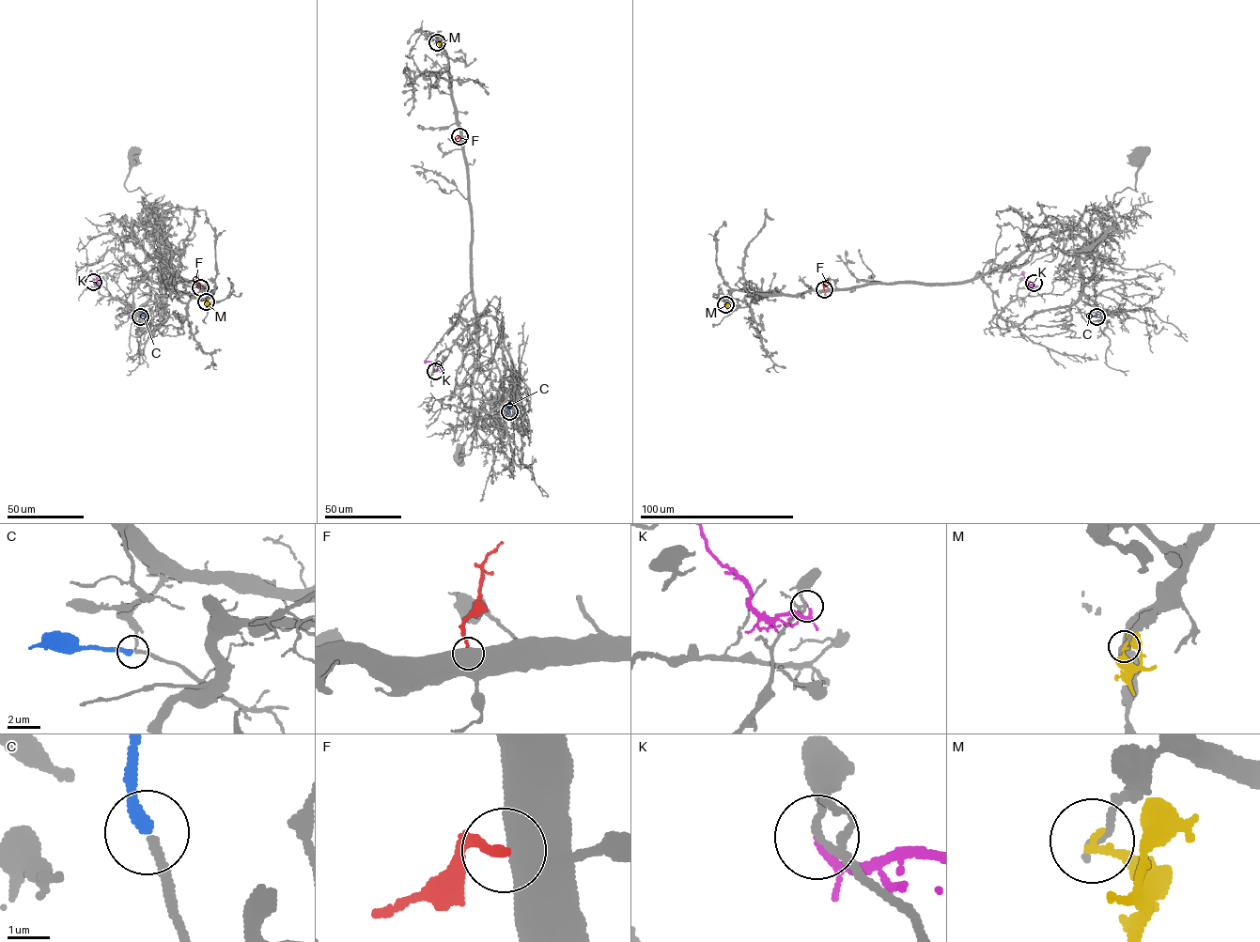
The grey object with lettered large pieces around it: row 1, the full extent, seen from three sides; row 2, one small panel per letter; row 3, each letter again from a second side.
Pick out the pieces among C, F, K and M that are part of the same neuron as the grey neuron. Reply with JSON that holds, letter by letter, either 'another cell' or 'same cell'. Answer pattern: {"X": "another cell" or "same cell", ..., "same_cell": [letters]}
{"C": "same cell", "F": "another cell", "K": "another cell", "M": "another cell", "same_cell": ["C"]}

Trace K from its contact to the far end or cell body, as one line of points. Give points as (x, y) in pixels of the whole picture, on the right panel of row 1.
K: (1034, 283), (1030, 284), (1021, 272)

